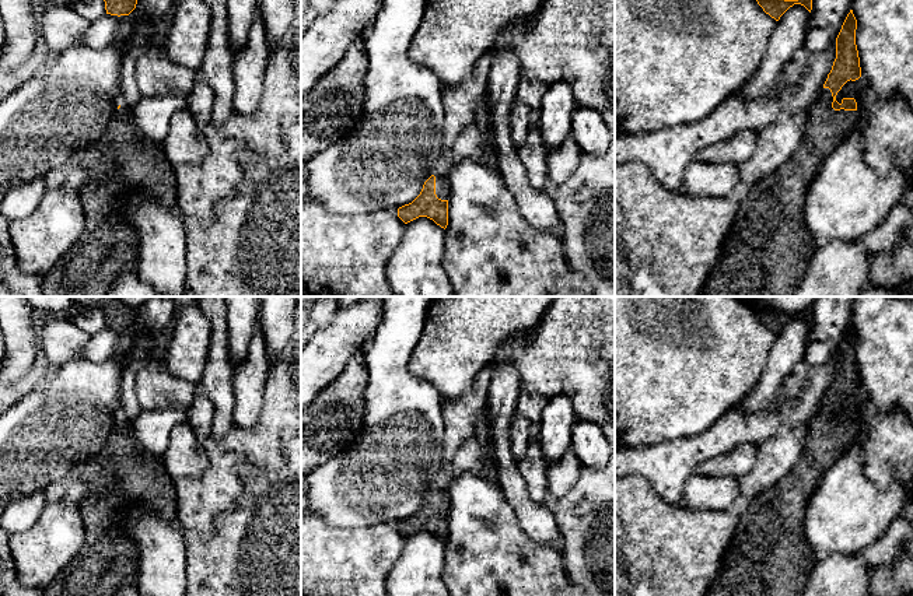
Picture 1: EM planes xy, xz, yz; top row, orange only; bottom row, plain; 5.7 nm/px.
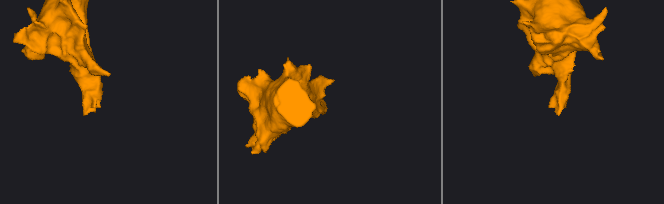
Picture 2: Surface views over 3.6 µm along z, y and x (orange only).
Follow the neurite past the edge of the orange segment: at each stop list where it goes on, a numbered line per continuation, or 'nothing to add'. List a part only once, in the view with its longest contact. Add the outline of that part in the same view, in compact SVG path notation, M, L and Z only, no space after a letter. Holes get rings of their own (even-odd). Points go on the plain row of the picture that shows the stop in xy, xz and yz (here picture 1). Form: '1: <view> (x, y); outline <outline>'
1: yz (769, 556); outline M821 402L809 420L808 437L795 466L773 487L738 505L739 520L714 579L704 596L801 596L816 565L805 539L808 502L823 473L856 438L857 424L835 424L829 402Z

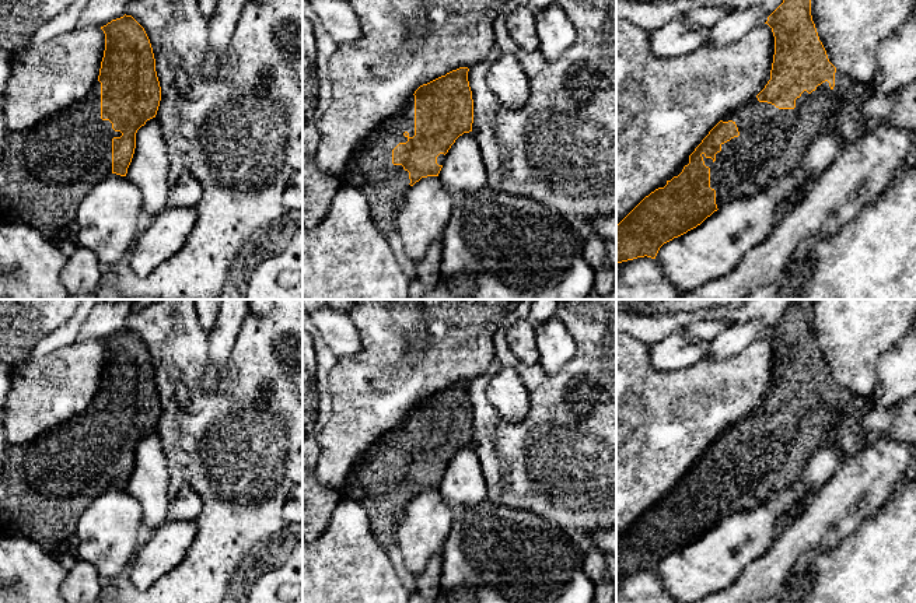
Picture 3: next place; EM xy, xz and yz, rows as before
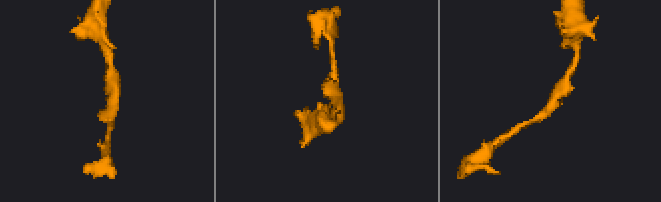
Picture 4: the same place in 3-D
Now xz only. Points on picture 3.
1: xz (370, 483); outline M415 409L396 428L371 445L352 467L345 497L364 506L371 534L387 551L396 544L396 529L410 502L409 485L392 477L392 463L415 449Z

